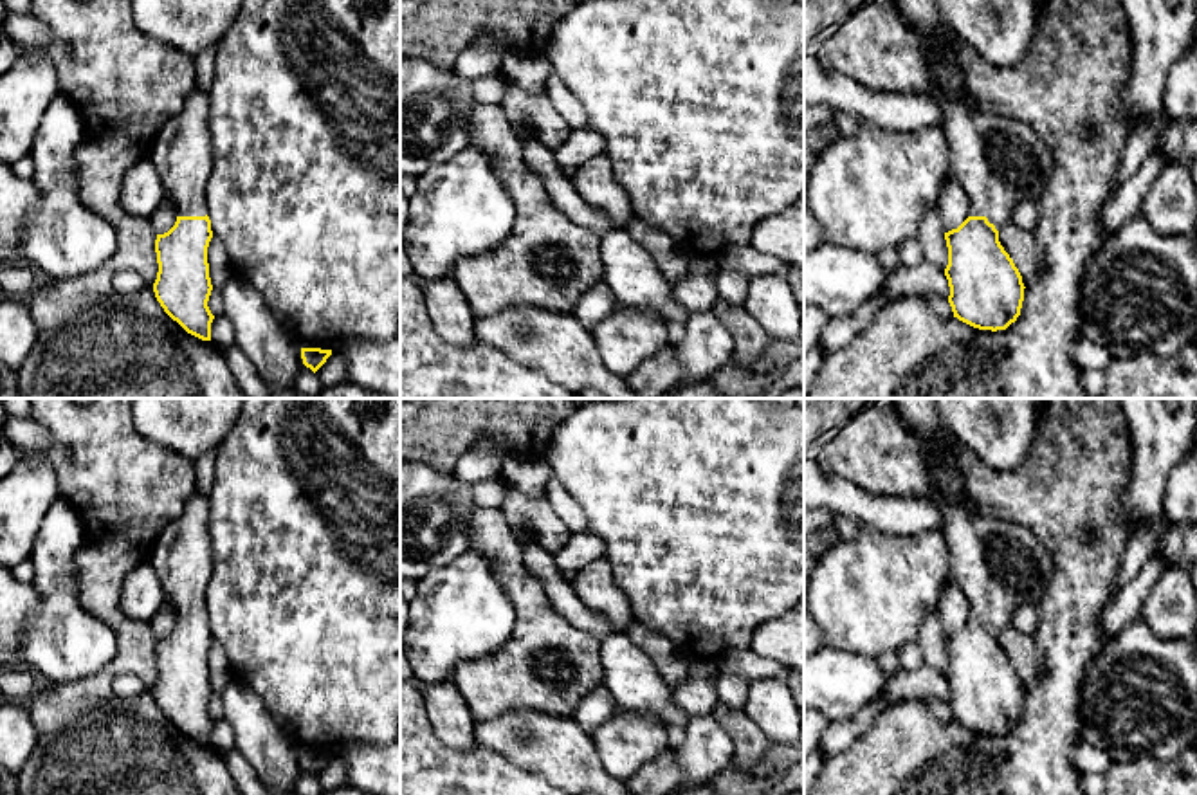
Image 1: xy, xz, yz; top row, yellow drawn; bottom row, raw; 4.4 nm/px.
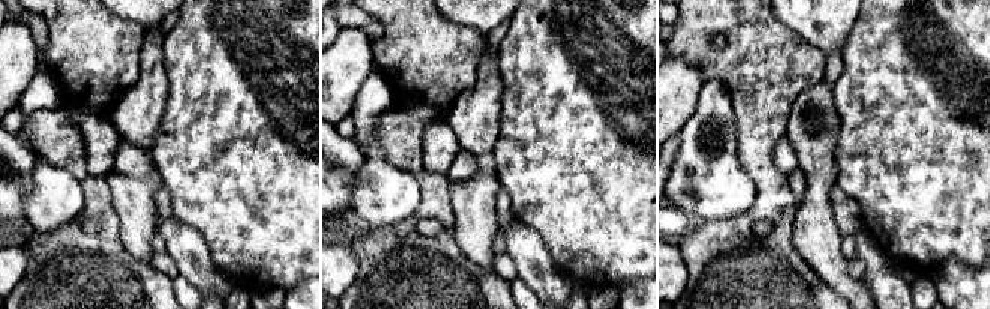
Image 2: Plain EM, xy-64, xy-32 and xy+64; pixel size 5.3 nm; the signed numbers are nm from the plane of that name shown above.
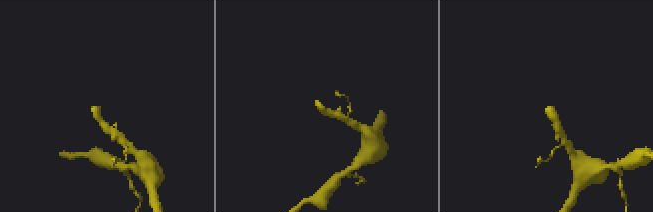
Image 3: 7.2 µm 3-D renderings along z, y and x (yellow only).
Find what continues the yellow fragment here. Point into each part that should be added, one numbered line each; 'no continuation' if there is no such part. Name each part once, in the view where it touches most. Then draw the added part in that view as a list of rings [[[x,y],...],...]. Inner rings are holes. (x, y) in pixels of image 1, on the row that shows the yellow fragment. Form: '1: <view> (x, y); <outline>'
1: yz (999, 163); [[[892,0],[905,20],[930,34],[930,61],[936,90],[930,94],[943,112],[948,159],[954,178],[964,189],[970,216],[986,216],[997,231],[1011,220],[1019,202],[1038,202],[1053,173],[1053,155],[1028,124],[977,110],[964,88],[961,70],[945,36],[948,25],[936,0]]]

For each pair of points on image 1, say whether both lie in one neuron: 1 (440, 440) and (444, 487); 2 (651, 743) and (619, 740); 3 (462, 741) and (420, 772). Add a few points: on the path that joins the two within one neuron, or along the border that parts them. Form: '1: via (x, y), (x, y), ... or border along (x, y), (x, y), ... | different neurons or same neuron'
1: border along (419, 460), (451, 473) | different neurons
2: via (644, 740), (626, 740) | same neuron
3: border along (428, 714), (444, 745), (475, 745) | different neurons

